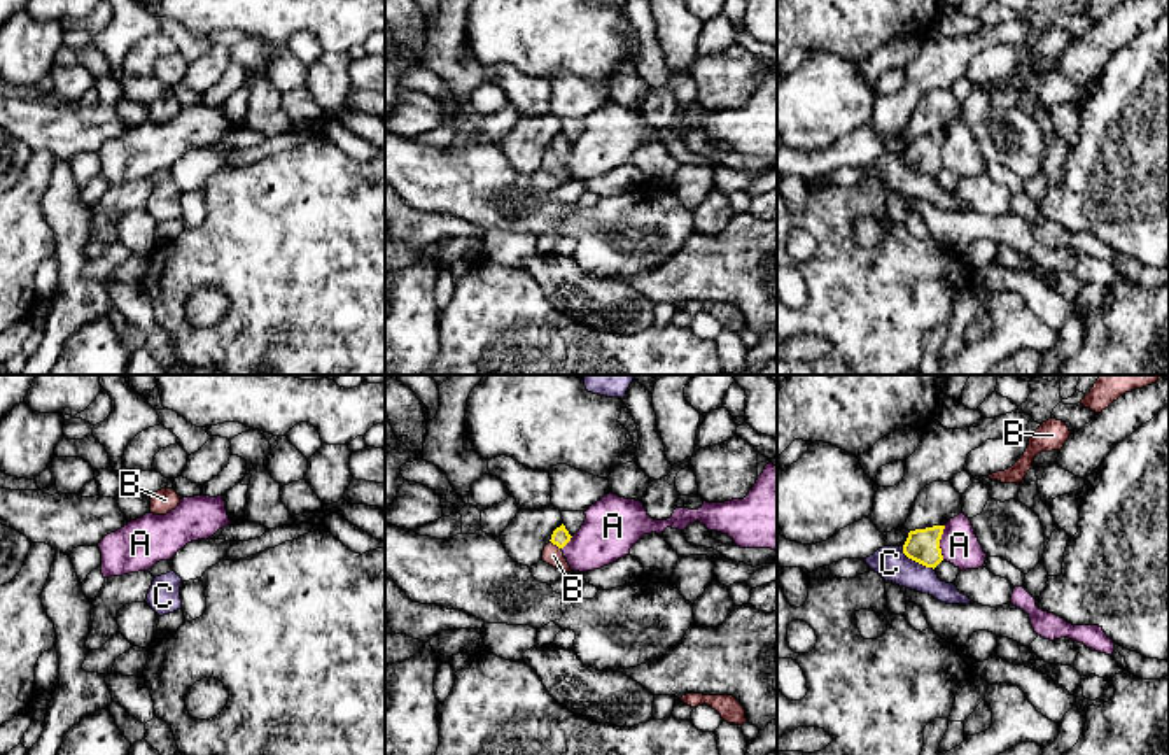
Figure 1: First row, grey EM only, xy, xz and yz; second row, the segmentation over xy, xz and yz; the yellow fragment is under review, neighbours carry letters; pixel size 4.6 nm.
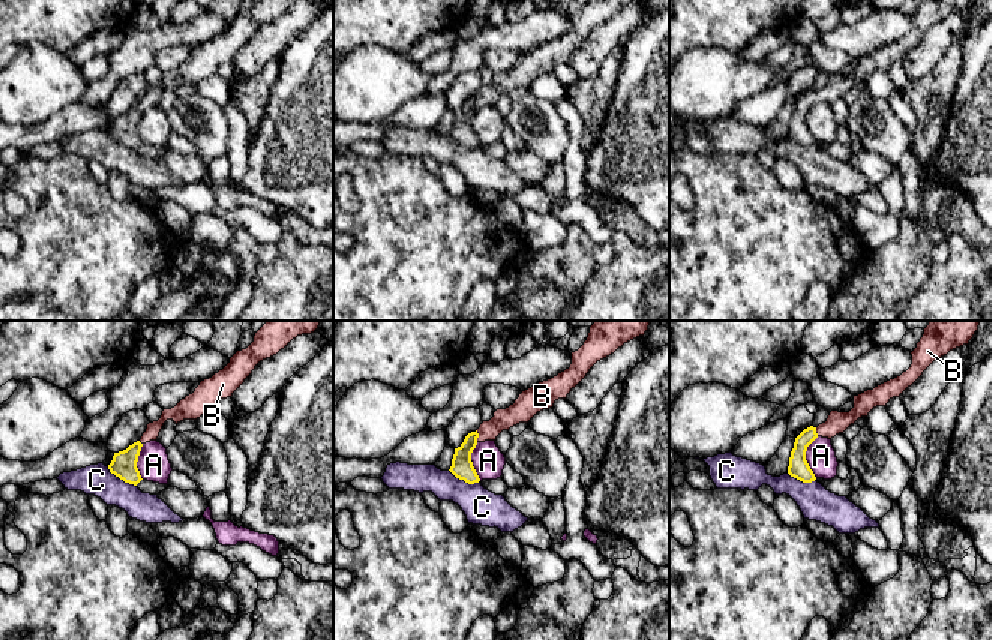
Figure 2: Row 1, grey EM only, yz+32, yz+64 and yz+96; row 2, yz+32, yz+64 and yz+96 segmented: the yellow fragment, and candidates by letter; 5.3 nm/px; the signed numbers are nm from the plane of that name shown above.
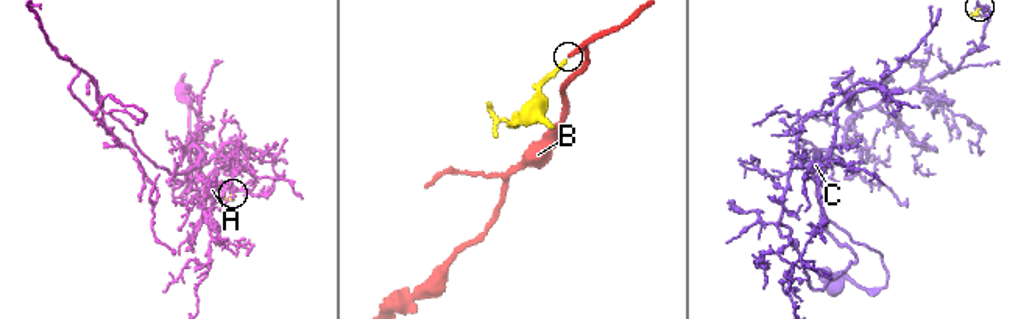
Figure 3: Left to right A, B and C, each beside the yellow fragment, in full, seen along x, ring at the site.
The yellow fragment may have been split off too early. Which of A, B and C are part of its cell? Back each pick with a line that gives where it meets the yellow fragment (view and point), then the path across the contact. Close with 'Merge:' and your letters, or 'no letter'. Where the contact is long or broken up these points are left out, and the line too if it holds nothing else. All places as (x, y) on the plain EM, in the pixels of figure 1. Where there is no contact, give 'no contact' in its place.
B: xz (555, 151) | across xz (560, 144), (555, 151), (553, 163)
Merge: B

